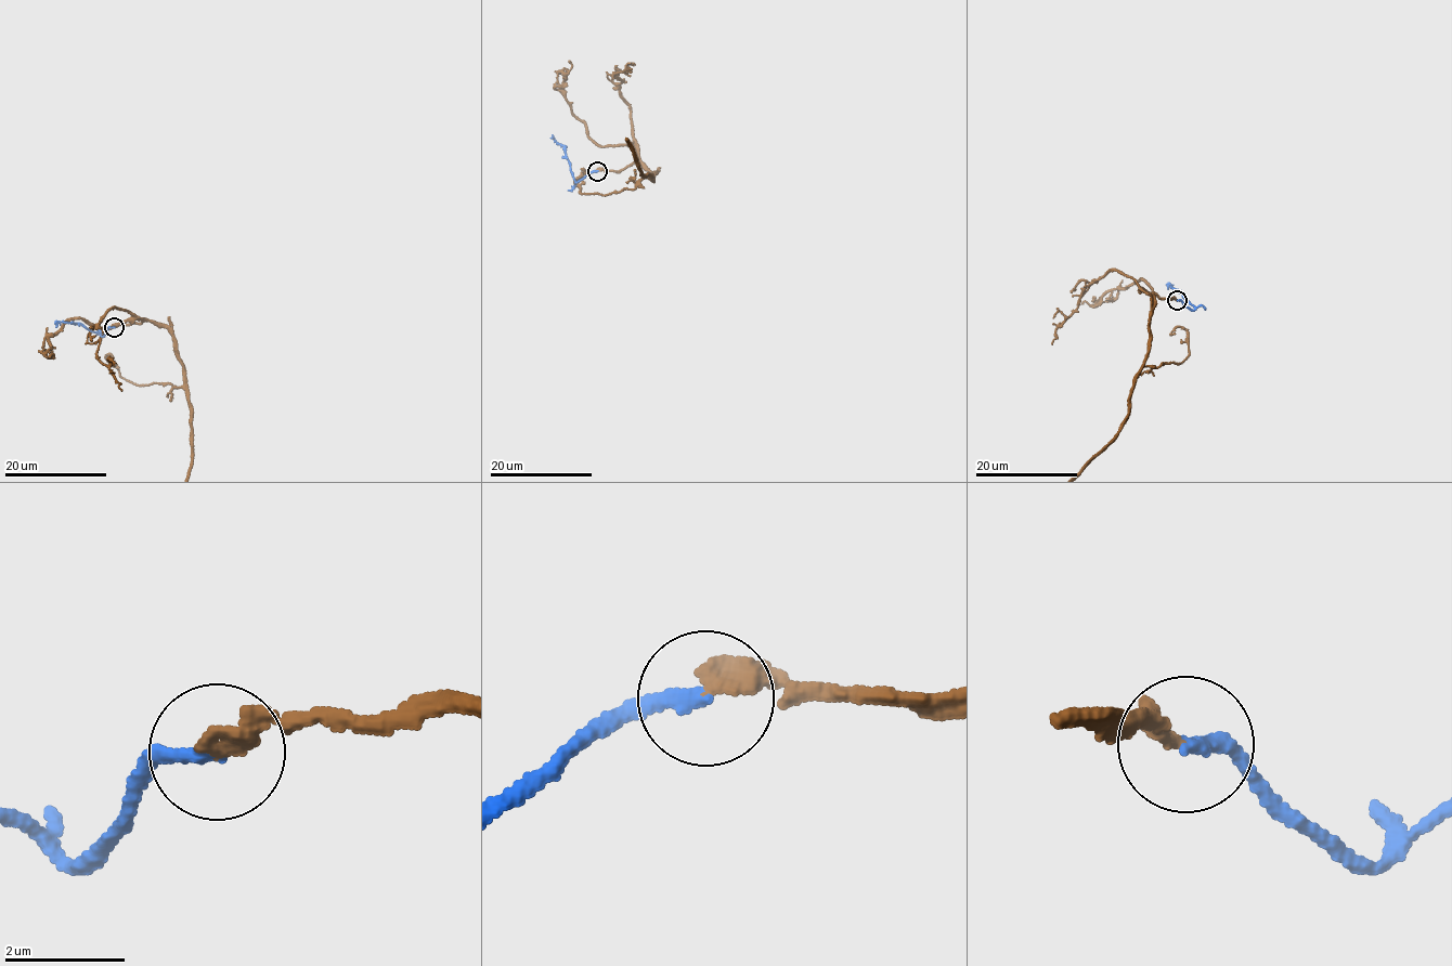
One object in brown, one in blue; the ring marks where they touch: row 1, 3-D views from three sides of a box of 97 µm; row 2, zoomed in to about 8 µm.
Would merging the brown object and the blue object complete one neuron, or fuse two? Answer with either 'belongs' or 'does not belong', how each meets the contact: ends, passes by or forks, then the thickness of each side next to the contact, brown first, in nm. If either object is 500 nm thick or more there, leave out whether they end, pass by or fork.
belongs | brown ends | blue ends | 300/240 nm

